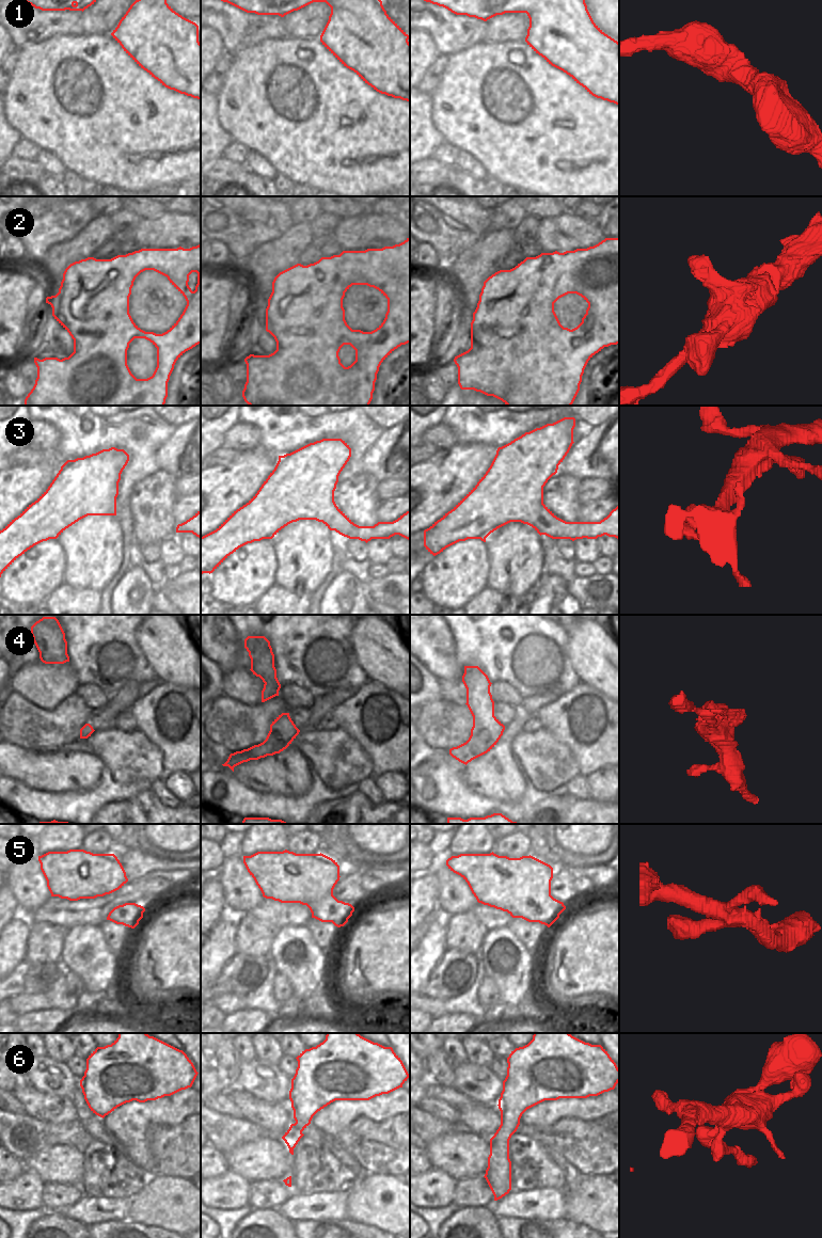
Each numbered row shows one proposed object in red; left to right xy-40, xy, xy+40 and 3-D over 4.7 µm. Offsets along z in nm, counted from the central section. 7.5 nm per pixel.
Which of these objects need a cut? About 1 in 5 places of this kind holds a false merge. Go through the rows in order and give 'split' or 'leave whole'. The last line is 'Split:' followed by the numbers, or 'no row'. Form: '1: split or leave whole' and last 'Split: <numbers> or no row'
1: leave whole
2: leave whole
3: leave whole
4: leave whole
5: leave whole
6: leave whole
Split: no row

